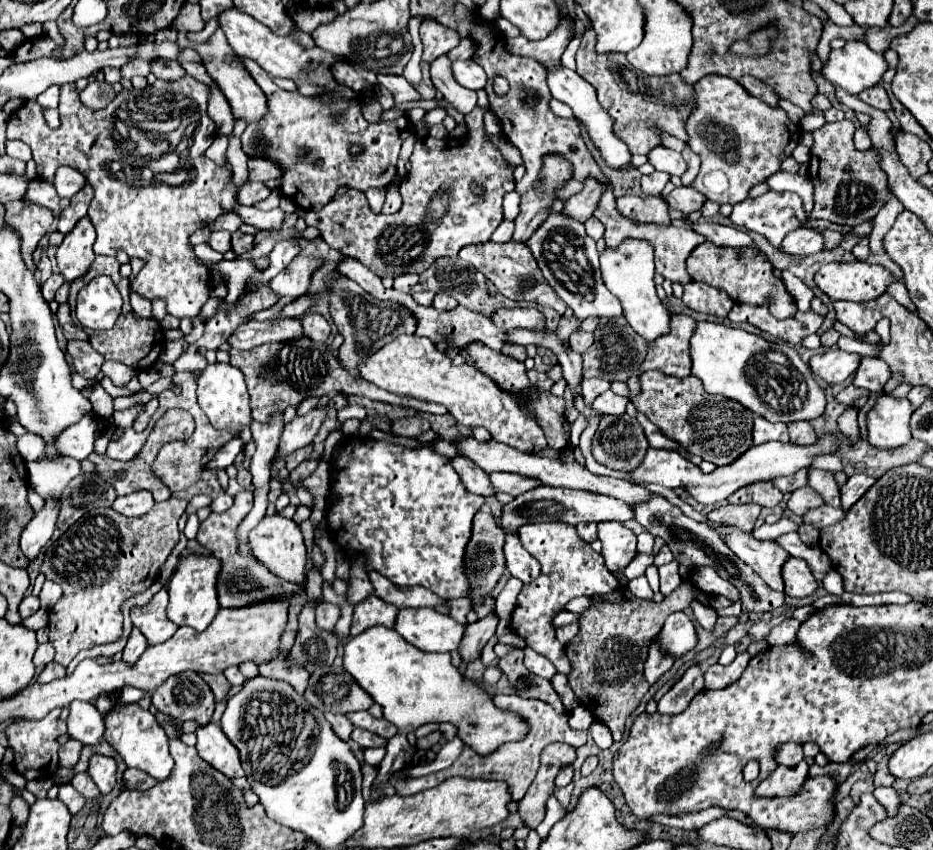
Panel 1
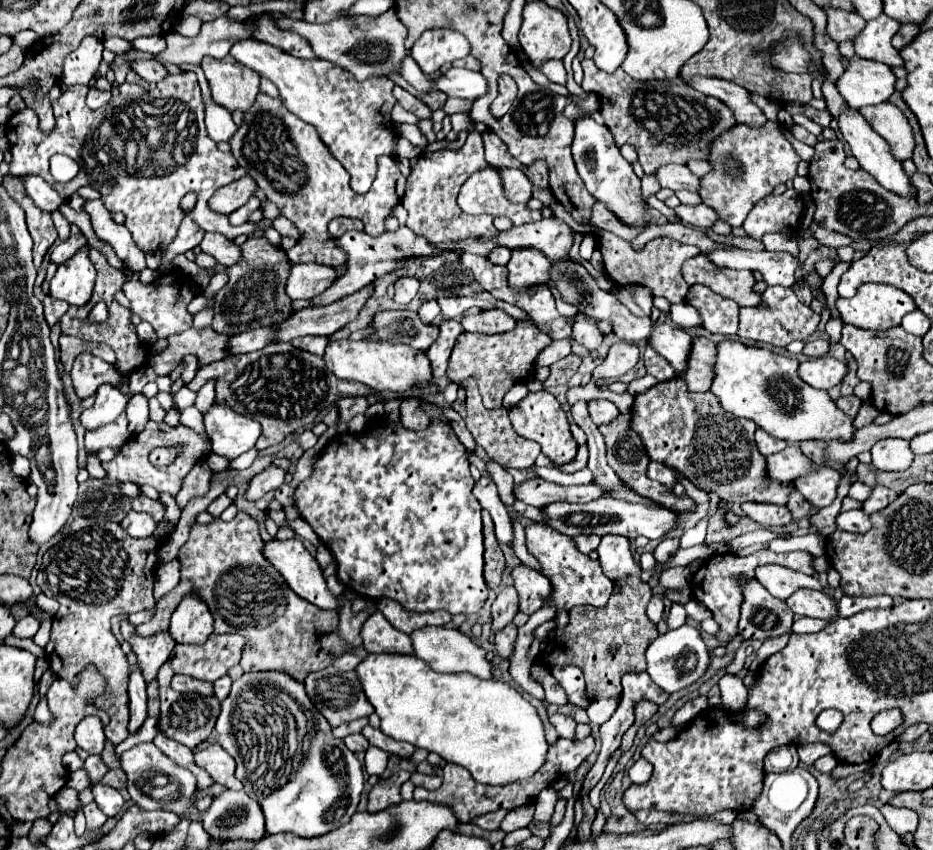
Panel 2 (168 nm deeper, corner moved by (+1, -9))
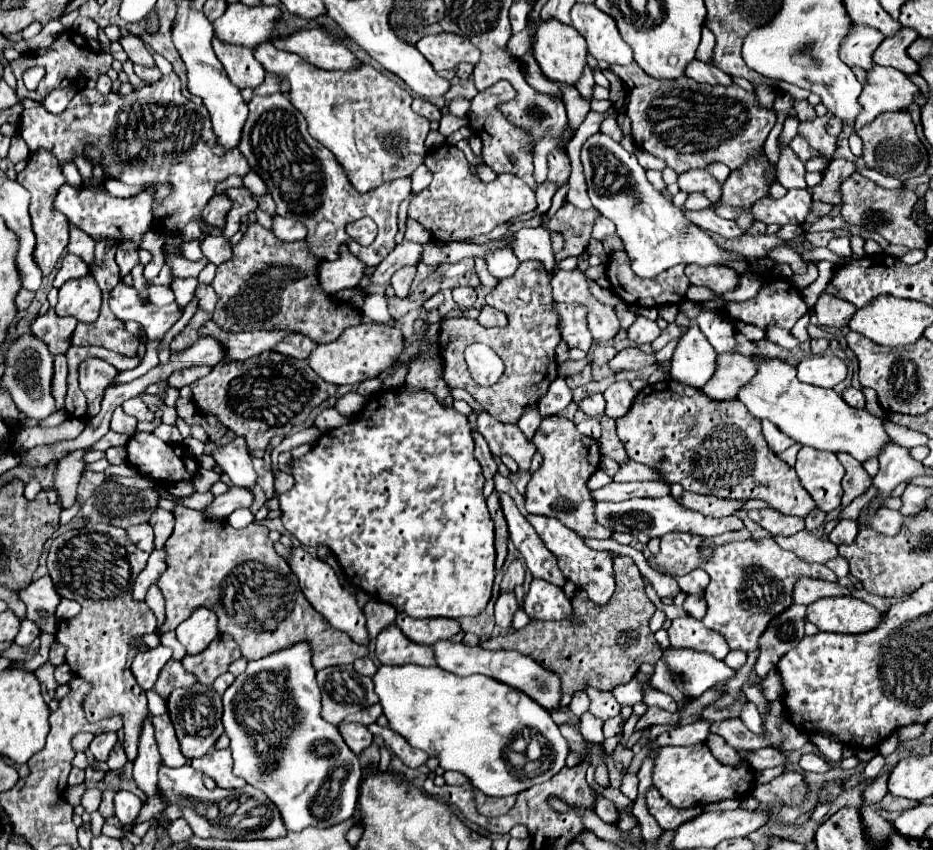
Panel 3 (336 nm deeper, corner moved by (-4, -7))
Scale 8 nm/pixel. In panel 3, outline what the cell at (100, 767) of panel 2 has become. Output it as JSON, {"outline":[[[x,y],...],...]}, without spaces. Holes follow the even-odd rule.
{"outline":[[[117,742],[115,748],[109,754],[107,766],[109,766],[109,770],[121,770],[125,766],[125,762],[127,762],[127,756],[125,756],[125,750],[123,750],[123,742]]]}

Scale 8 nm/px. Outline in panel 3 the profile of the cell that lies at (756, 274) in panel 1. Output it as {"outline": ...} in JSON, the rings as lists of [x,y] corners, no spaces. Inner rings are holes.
{"outline":[[[689,264],[689,266],[685,266],[685,274],[689,276],[689,282],[693,286],[707,286],[715,294],[735,290],[735,286],[739,282],[739,276],[731,268],[715,266],[715,264],[713,266]]]}

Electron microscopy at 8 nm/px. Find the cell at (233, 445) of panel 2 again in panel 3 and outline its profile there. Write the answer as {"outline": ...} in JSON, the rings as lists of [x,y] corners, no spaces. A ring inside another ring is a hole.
{"outline":[[[237,436],[231,444],[223,448],[215,448],[213,452],[215,462],[223,468],[223,472],[229,476],[231,484],[241,488],[253,488],[257,484],[257,472],[253,470],[253,462],[247,452],[245,440]]]}

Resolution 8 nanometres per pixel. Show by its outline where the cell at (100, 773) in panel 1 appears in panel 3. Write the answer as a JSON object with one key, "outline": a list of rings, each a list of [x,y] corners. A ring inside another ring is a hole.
{"outline":[[[119,790],[115,794],[115,816],[119,818],[119,822],[123,826],[135,824],[141,806],[143,806],[141,798],[135,796],[135,794],[131,794],[131,792],[127,792],[127,790]]]}

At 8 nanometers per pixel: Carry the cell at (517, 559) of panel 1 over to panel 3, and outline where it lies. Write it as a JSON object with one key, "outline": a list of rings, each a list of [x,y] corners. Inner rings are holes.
{"outline":[[[533,580],[531,588],[527,592],[523,610],[529,618],[539,620],[571,620],[573,624],[581,624],[571,608],[571,602],[563,594],[561,588],[545,582],[545,580]]]}

